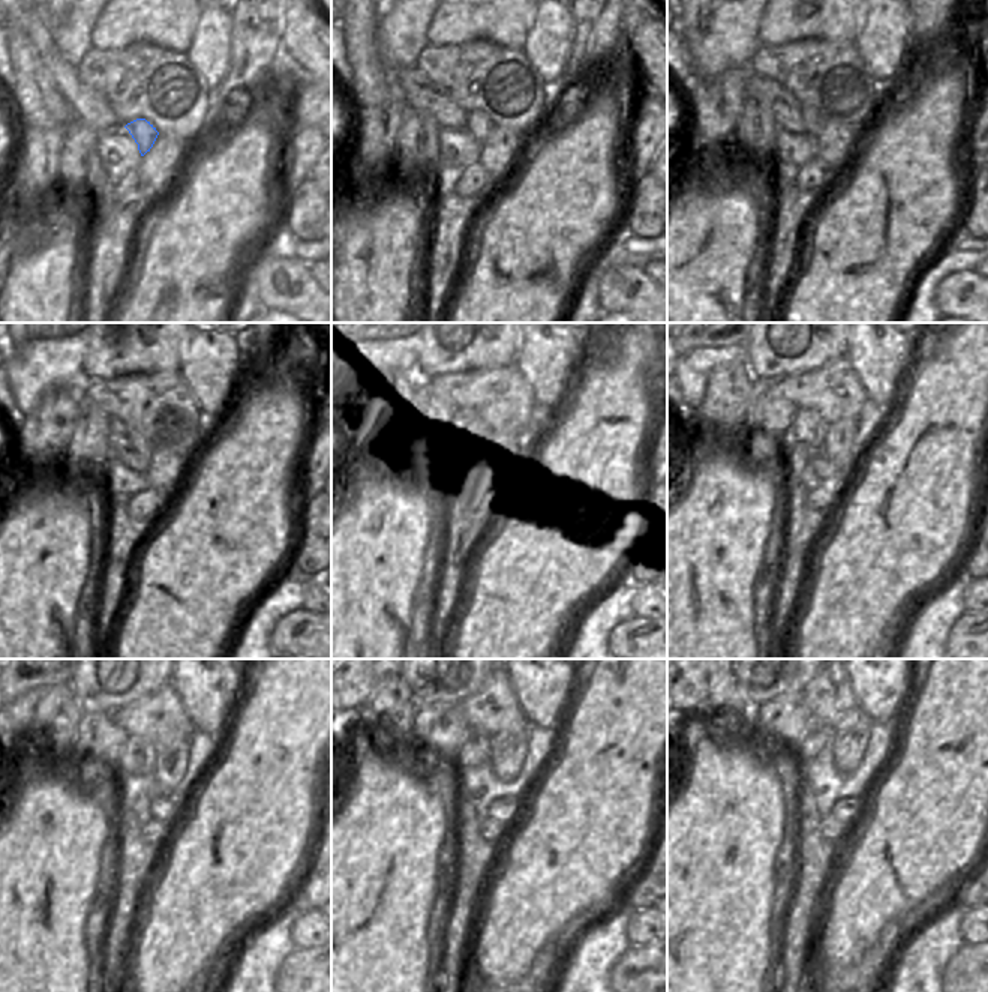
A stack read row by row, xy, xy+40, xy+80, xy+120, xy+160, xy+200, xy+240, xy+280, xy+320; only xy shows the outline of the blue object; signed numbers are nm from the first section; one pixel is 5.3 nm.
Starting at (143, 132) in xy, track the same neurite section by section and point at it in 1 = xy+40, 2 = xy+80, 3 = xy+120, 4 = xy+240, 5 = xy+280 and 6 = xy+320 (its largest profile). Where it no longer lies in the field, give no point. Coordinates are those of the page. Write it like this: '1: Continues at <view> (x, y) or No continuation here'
1: Continues at xy+40 (479, 125)
2: Continues at xy+80 (814, 120)
3: Continues at xy+120 (140, 441)
4: Continues at xy+240 (138, 757)
5: Continues at xy+280 (476, 751)
6: Continues at xy+320 (814, 739)

